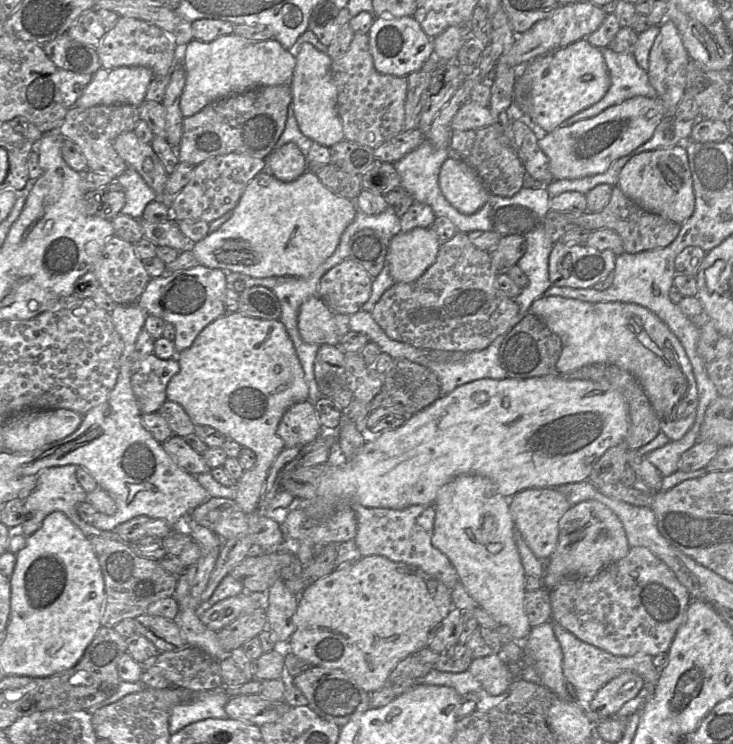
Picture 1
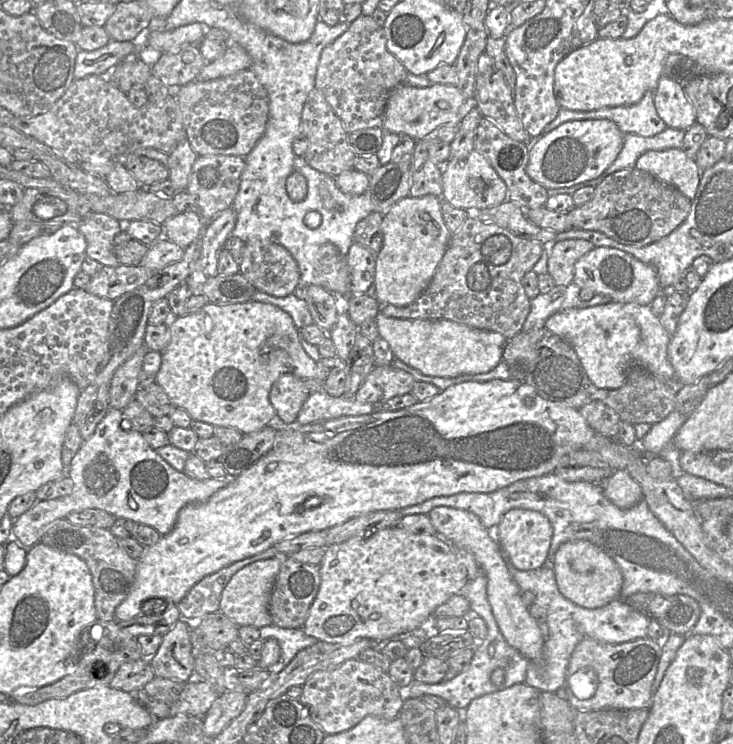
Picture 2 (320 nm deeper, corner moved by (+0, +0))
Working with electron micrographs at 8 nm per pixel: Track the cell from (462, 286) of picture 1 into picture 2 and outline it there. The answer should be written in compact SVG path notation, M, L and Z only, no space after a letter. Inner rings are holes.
M476 217L467 218L460 229L452 234L447 250L424 292L407 306L379 302L379 312L387 317L400 319L451 320L469 327L489 330L510 339L522 331L530 312L530 299L522 286L523 276L541 257L544 245L516 236L494 223L486 223Z

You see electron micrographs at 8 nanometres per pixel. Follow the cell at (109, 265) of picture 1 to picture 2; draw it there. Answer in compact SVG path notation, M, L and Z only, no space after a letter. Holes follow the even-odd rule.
M89 212L77 225L86 240L86 256L102 266L119 266L113 253L113 241L123 227L124 223L107 214Z

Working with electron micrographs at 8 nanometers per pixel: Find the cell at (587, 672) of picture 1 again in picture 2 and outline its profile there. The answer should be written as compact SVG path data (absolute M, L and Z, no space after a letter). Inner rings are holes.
M505 556L508 570L522 591L531 591L535 602L547 611L548 637L544 642L540 662L530 662L524 683L540 692L556 692L564 687L567 668L576 645L585 638L604 643L620 644L639 638L648 637L648 626L651 617L629 605L624 598L616 598L605 606L588 609L576 605L564 597L556 583L553 567L542 566L533 570L519 570Z

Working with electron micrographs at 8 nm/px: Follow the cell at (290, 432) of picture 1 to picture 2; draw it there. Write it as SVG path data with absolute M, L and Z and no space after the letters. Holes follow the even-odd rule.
M291 373L282 374L270 391L270 402L276 411L277 419L283 424L295 423L309 395L301 378Z

